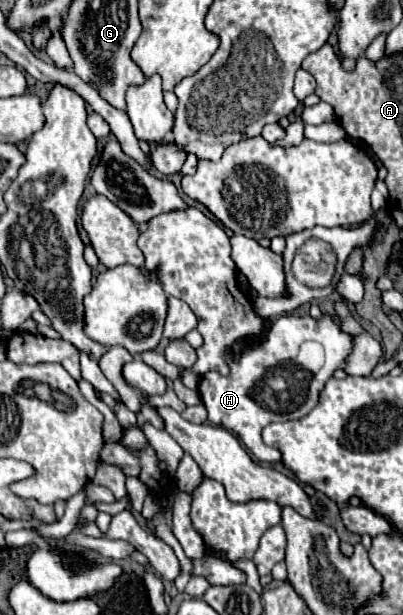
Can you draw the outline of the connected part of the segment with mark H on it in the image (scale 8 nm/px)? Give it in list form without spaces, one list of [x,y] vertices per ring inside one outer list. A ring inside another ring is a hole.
[[[323,315],[319,321],[313,317],[279,317],[257,341],[247,339],[241,343],[239,351],[229,351],[229,375],[221,375],[219,371],[209,371],[207,377],[201,375],[197,391],[201,395],[201,401],[205,399],[209,421],[217,427],[233,431],[255,455],[255,459],[265,463],[277,463],[281,459],[281,453],[263,443],[263,427],[275,421],[301,419],[313,407],[317,407],[319,393],[323,391],[335,369],[341,367],[341,361],[345,361],[349,345],[353,345],[353,337],[341,333],[337,319],[331,319],[327,315]],[[307,341],[319,343],[325,353],[325,361],[317,373],[311,373],[305,365],[297,363],[299,349]]]

